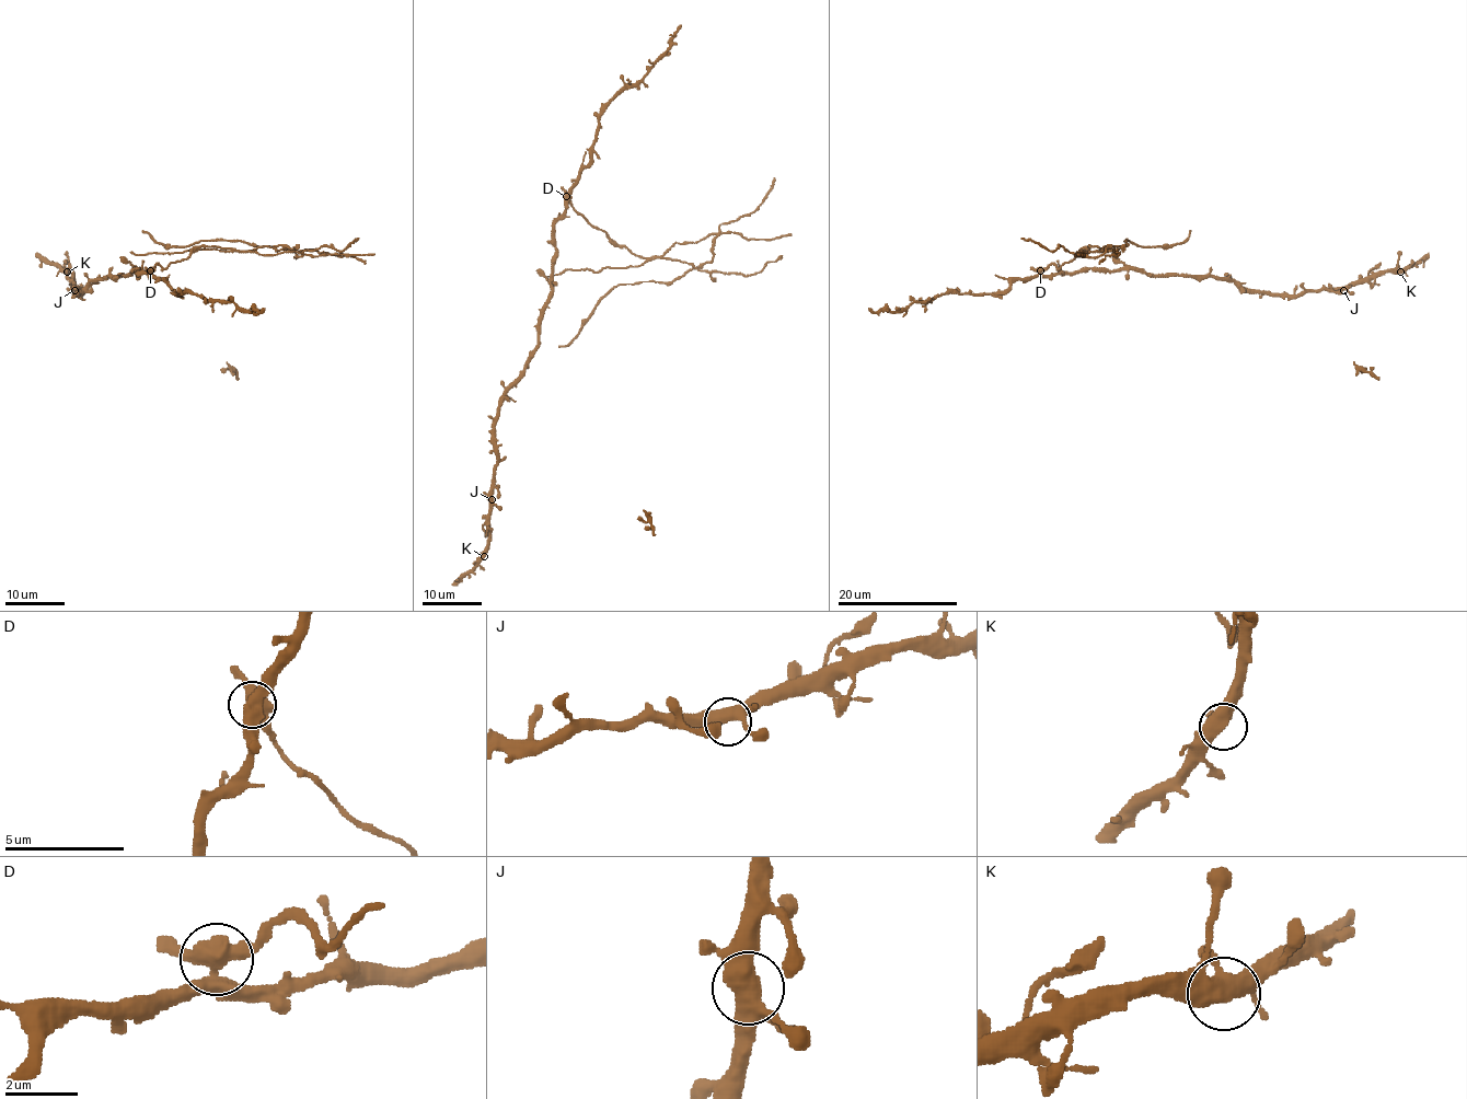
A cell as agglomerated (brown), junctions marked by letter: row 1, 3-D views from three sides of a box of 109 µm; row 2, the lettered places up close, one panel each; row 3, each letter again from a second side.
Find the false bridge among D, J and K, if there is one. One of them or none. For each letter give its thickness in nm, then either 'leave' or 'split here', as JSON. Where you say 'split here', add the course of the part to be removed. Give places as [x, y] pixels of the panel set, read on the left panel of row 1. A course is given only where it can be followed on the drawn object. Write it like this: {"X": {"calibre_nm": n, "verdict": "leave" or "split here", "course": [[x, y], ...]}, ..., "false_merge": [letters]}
{"D": {"calibre_nm": 500, "verdict": "split here", "course": [[149, 270], [185, 259], [203, 246], [282, 246], [219, 241], [165, 246], [141, 230]]}, "J": {"calibre_nm": 460, "verdict": "leave"}, "K": {"calibre_nm": 480, "verdict": "leave"}, "false_merge": ["D"]}

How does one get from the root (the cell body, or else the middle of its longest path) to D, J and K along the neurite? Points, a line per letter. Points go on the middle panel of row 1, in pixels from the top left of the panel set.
D: (551, 276), (555, 252), (554, 222), (566, 207), (566, 197)
J: (551, 276), (551, 298), (541, 322), (539, 346), (524, 374), (501, 400), (494, 427), (497, 462), (492, 499)
K: (551, 276), (539, 346), (501, 400), (494, 427), (497, 462), (484, 556)

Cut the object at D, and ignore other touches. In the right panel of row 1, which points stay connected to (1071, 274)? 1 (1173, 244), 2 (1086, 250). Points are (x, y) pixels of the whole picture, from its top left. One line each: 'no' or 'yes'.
1: no
2: no

